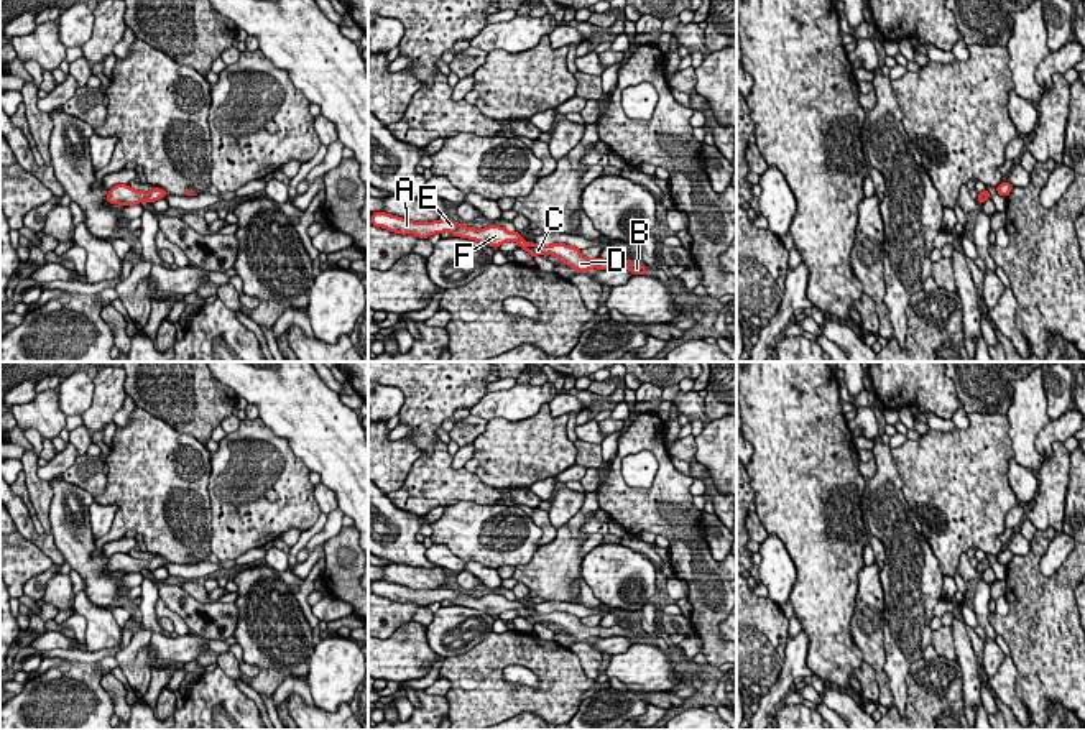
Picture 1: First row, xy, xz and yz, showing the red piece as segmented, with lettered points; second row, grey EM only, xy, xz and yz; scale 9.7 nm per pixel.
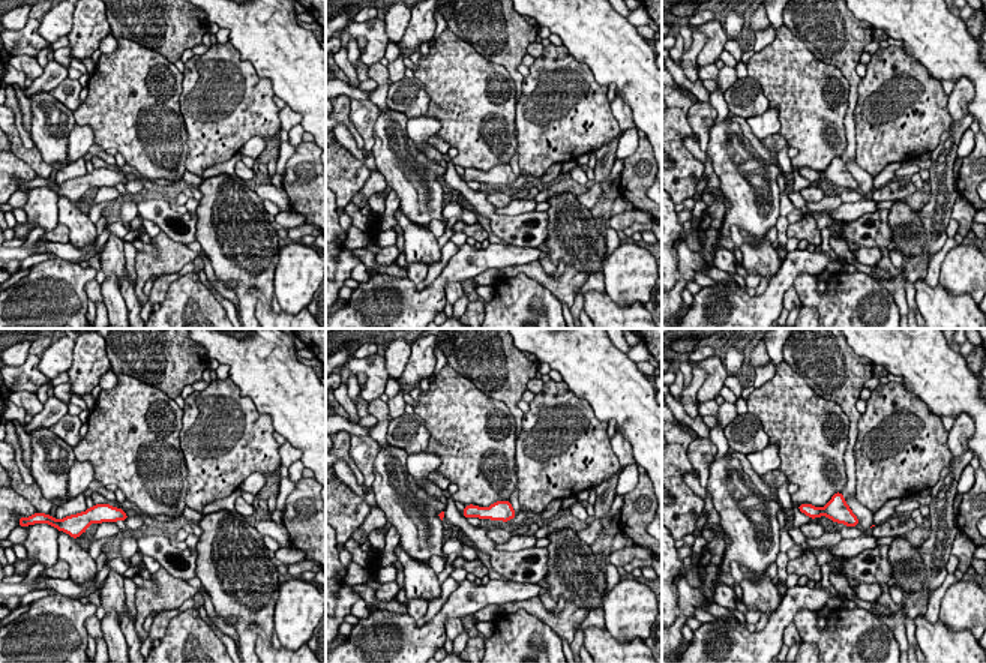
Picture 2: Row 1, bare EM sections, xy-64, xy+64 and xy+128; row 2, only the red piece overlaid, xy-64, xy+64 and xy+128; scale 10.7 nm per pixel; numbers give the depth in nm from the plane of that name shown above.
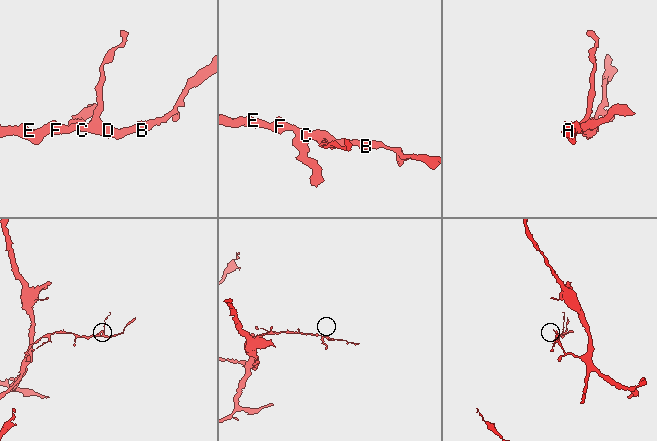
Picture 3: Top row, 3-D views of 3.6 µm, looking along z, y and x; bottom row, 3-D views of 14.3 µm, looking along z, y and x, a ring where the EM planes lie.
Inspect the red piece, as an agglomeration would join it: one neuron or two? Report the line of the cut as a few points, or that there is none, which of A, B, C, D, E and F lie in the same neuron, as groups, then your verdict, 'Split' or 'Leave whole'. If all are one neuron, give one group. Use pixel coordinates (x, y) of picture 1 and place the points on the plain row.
No split. Groups: A B C D E F. Leave whole

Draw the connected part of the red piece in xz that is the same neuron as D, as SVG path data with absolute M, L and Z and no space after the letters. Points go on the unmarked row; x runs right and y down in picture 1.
M386 580L372 582L372 594L386 597L395 602L413 602L419 607L427 607L429 603L450 600L452 605L469 607L480 612L488 612L493 617L498 617L505 610L518 610L519 617L528 620L533 626L536 623L554 623L561 631L577 638L579 641L585 641L587 638L598 636L625 636L633 643L646 643L648 635L639 635L633 628L623 628L620 625L603 628L603 626L585 626L579 617L566 613L566 612L552 612L552 613L538 613L528 612L521 602L508 600L500 594L488 594L480 598L473 595L460 594L457 590L450 590L449 587L432 589L432 590L413 590L398 584L391 584Z

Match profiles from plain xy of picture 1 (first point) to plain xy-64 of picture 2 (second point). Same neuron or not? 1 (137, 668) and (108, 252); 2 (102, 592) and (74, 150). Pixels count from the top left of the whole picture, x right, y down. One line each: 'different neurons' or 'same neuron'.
1: same neuron
2: different neurons

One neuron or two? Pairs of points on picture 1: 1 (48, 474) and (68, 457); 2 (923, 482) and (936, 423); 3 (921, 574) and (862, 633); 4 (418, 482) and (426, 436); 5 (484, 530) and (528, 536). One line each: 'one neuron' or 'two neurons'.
1: one neuron
2: two neurons
3: two neurons
4: two neurons
5: one neuron

